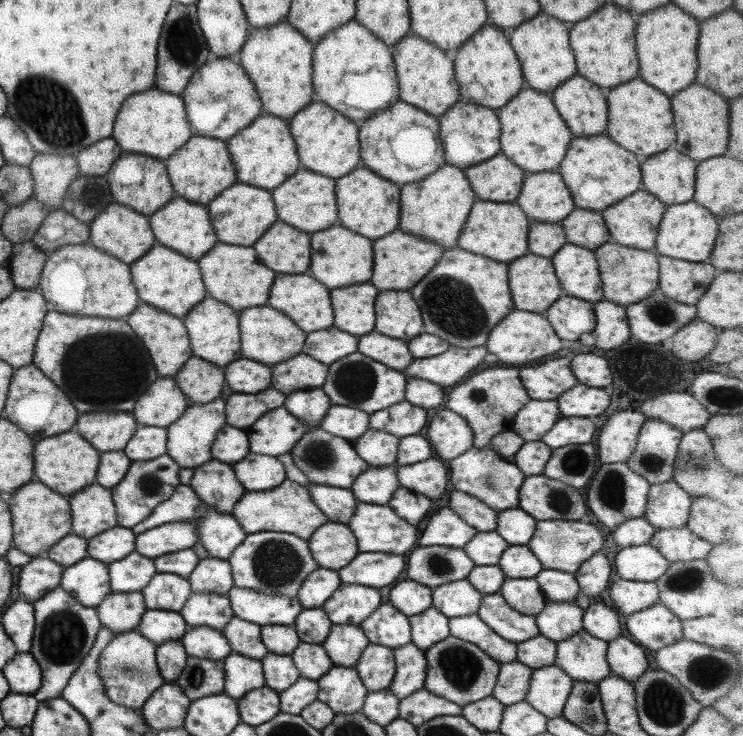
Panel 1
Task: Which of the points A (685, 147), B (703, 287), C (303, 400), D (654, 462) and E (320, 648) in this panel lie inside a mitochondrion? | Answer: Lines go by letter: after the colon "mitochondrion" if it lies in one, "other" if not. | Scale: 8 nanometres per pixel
A: other
B: other
C: other
D: mitochondrion
E: other

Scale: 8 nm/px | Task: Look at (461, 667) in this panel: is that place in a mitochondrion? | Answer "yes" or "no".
yes

